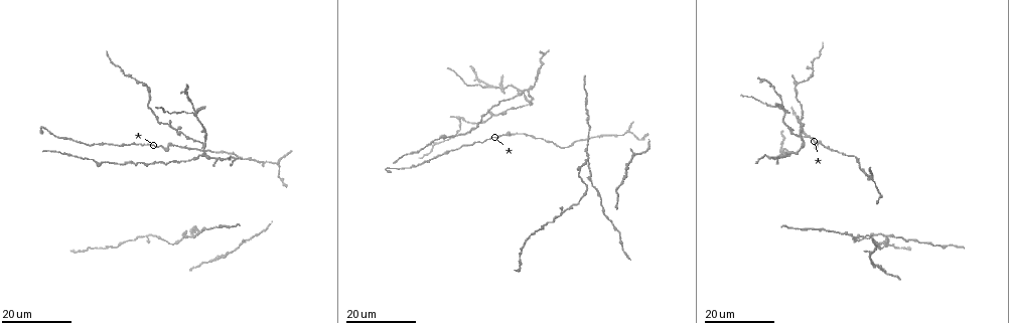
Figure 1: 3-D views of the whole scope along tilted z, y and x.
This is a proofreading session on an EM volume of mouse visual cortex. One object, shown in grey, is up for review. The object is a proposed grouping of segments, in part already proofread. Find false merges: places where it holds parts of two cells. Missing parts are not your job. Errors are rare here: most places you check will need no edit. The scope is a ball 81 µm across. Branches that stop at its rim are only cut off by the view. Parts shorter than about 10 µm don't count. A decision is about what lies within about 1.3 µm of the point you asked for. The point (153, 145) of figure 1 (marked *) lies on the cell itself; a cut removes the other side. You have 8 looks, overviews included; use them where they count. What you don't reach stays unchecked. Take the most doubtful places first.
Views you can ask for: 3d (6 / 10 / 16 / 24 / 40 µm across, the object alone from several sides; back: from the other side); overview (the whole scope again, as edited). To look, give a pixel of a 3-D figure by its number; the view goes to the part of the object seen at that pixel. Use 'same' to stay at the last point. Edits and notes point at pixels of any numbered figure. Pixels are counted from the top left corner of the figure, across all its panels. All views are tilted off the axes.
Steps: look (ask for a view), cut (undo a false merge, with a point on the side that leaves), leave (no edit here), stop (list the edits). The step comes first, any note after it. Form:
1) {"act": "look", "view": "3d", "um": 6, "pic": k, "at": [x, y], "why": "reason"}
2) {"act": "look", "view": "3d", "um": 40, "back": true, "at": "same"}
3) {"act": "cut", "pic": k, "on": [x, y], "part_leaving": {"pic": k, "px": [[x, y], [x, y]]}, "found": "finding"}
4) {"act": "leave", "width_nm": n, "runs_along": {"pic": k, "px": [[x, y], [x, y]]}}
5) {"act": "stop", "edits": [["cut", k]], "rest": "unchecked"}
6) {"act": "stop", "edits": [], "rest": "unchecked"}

{"act": "look", "view": "3d", "um": 16, "pic": 1, "at": [805, 144]}

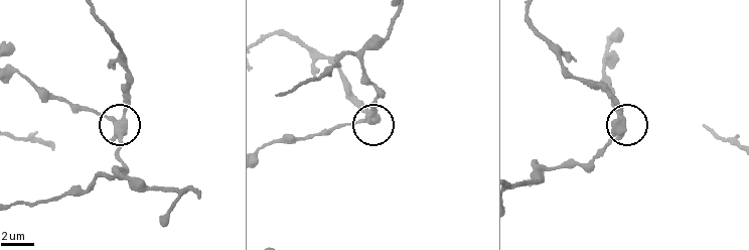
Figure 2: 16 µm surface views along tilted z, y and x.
{"act": "look", "view": "3d", "um": 6, "pic": 2, "at": [620, 120], "why": "zoom in"}

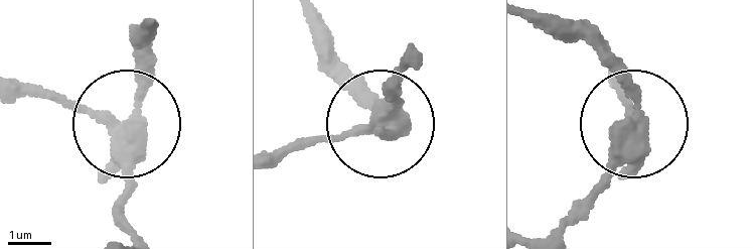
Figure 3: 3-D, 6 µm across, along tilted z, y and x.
{"act": "cut", "pic": 3, "on": [140, 74], "width_nm": 400, "part_leaving": {"pic": 3, "px": [[134, 137], [141, 42], [153, 32]]}, "found": "a second cell is stuck on"}

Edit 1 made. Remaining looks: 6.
{"act": "look", "view": "overview", "why": "redraw"}

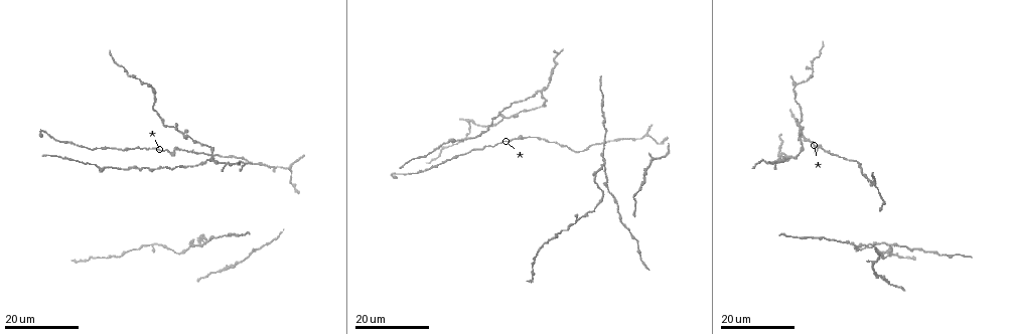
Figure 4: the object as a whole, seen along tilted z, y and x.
{"act": "look", "view": "3d", "um": 16, "pic": 4, "at": [211, 160], "why": "branch point"}

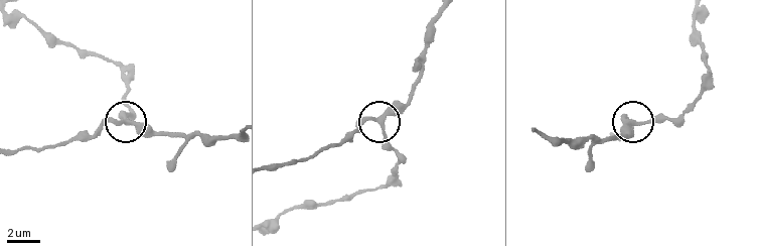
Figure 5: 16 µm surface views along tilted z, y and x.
{"act": "look", "view": "3d", "um": 6, "pic": 5, "at": [129, 122]}

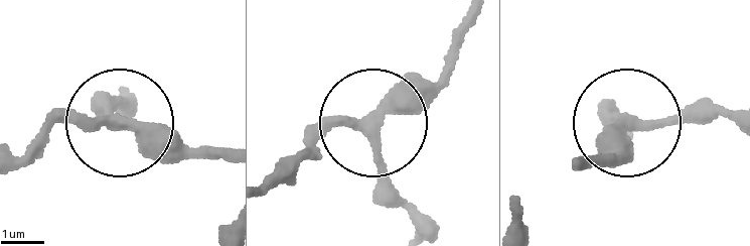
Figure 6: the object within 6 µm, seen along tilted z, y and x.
{"act": "leave", "arms": 3, "runs_along": {"pic": 6, "px": [[271, 182], [328, 135], [377, 121], [456, 52]]}, "found": "continuous, no second cell"}

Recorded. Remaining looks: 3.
{"act": "look", "view": "3d", "um": 16, "pic": 4, "at": [603, 165], "why": "branch point"}

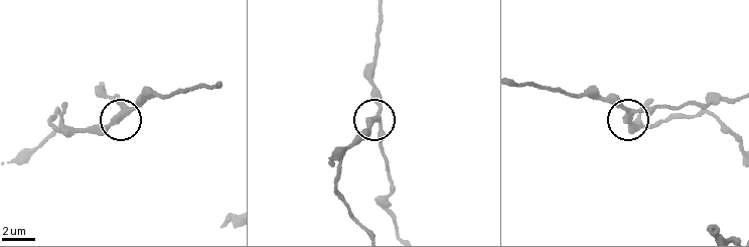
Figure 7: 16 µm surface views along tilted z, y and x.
{"act": "look", "view": "3d", "um": 10, "pic": 7, "at": [379, 117]}

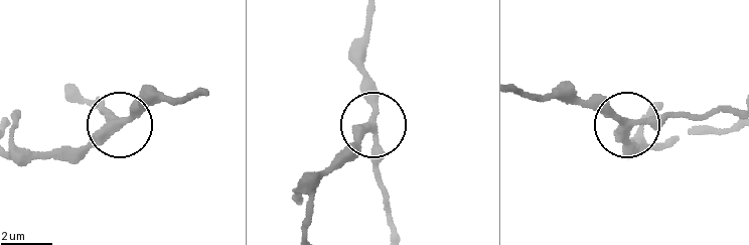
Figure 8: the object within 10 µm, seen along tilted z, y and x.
{"act": "leave", "side_arm_um": 27, "arms": 3, "found": "continuous, no second cell"}

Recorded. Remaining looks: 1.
{"act": "stop", "edits": [["cut", 3]], "rest": "unchecked"}

